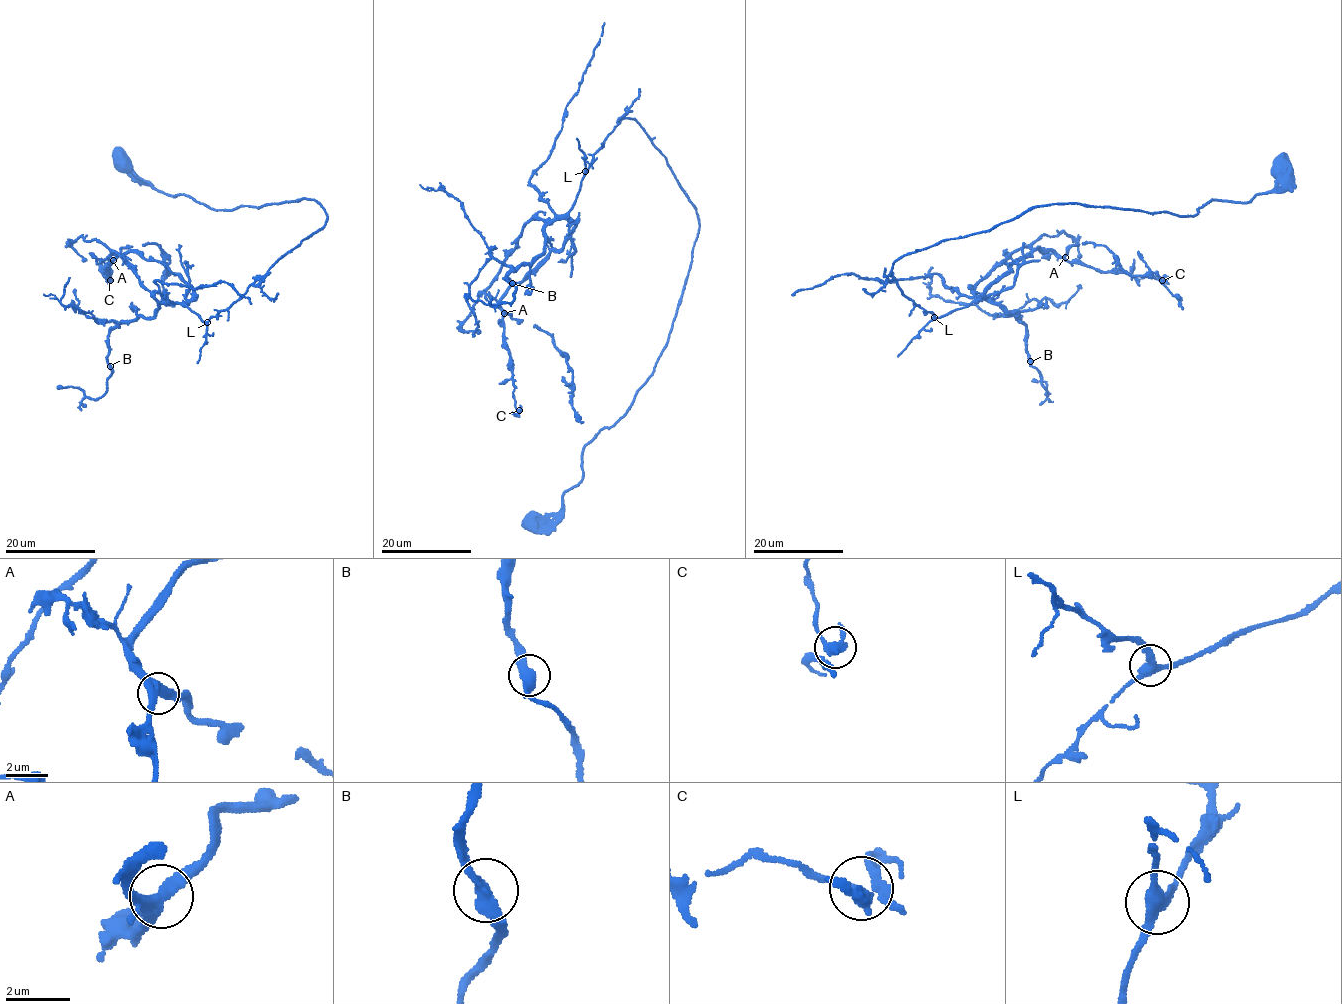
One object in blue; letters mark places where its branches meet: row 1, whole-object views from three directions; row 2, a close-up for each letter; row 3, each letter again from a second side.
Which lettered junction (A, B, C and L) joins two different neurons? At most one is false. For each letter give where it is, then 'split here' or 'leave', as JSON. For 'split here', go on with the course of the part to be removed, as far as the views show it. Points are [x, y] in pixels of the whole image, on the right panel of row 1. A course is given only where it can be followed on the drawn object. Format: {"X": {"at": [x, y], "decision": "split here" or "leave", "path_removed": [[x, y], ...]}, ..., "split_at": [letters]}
{"A": {"at": [1065, 257], "decision": "leave"}, "B": {"at": [1030, 361], "decision": "leave"}, "C": {"at": [1162, 280], "decision": "leave"}, "L": {"at": [934, 317], "decision": "leave"}, "split_at": []}

